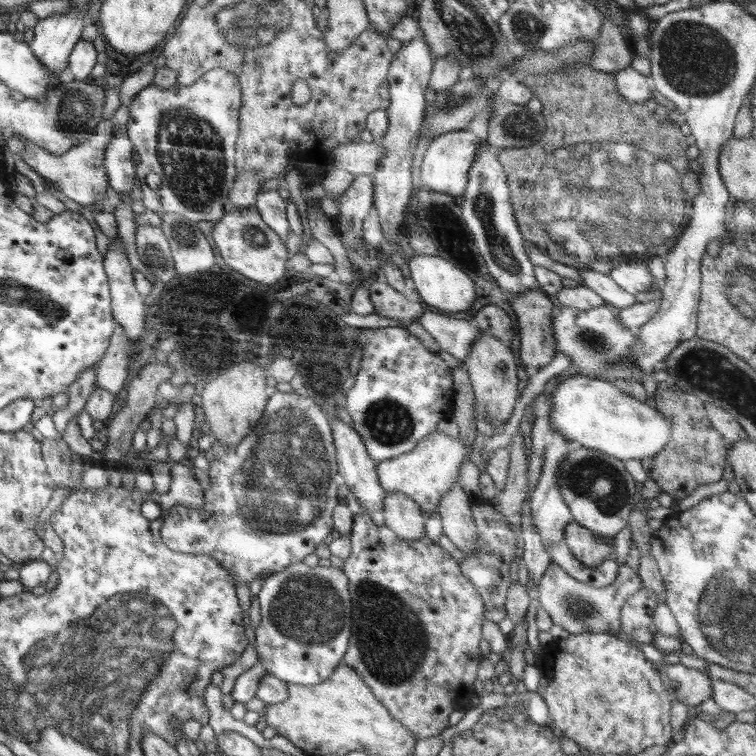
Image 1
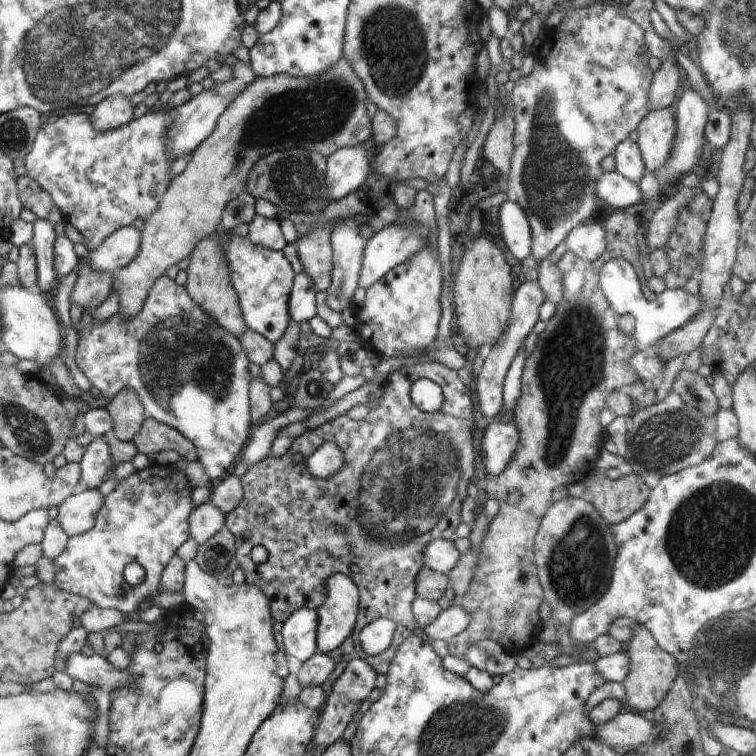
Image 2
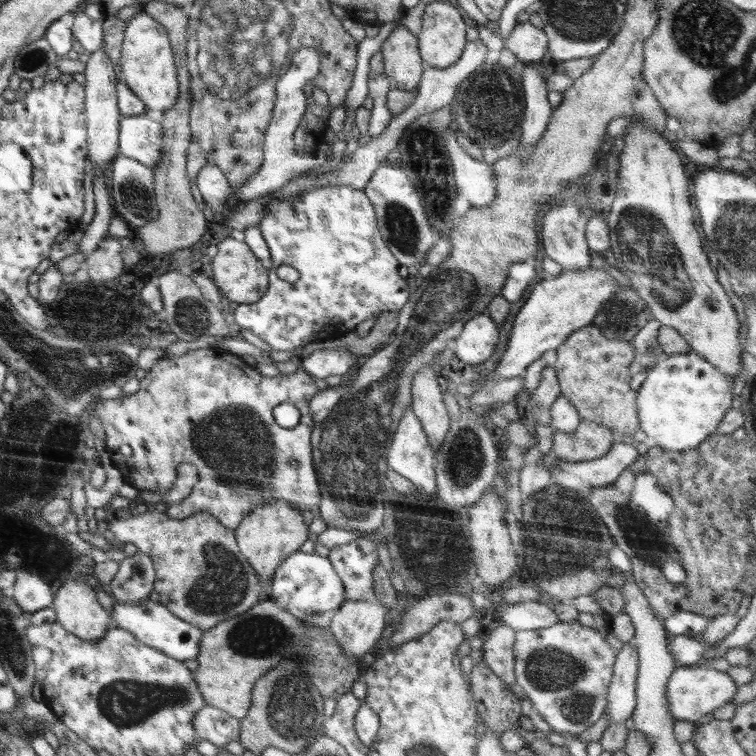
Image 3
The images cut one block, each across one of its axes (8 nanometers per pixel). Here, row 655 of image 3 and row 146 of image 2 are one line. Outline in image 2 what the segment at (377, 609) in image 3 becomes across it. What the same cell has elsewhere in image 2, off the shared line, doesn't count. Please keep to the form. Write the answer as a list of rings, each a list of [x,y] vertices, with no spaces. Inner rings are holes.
[[[361,143],[340,148],[327,158],[325,180],[330,200],[339,201],[359,190],[372,173],[373,152],[374,149],[366,148]]]

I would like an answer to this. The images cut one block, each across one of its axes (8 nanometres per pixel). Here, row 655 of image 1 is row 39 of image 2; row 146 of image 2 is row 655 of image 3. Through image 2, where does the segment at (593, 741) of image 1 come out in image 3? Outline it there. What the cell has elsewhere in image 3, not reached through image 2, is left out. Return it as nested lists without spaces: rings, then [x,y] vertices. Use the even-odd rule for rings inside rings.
[[[559,620],[554,626],[538,630],[515,631],[513,644],[515,684],[522,686],[522,690],[532,702],[532,706],[552,731],[559,734],[569,732],[576,736],[580,735],[605,712],[613,666],[616,664],[620,650],[614,651],[608,642],[604,641],[604,637],[596,628],[583,626],[577,620],[572,622]]]

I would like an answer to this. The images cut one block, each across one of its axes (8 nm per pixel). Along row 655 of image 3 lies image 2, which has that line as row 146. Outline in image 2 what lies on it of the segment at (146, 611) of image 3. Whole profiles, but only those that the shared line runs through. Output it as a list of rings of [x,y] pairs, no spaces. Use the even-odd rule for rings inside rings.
[[[239,61],[236,66],[231,68],[233,76],[230,80],[215,84],[216,89],[213,89],[213,92],[203,91],[198,96],[189,99],[182,106],[178,106],[178,108],[174,108],[169,112],[171,123],[167,129],[167,152],[174,161],[196,151],[196,148],[214,132],[222,112],[228,108],[232,100],[235,100],[241,94],[242,88],[250,85],[257,78],[249,63]]]

